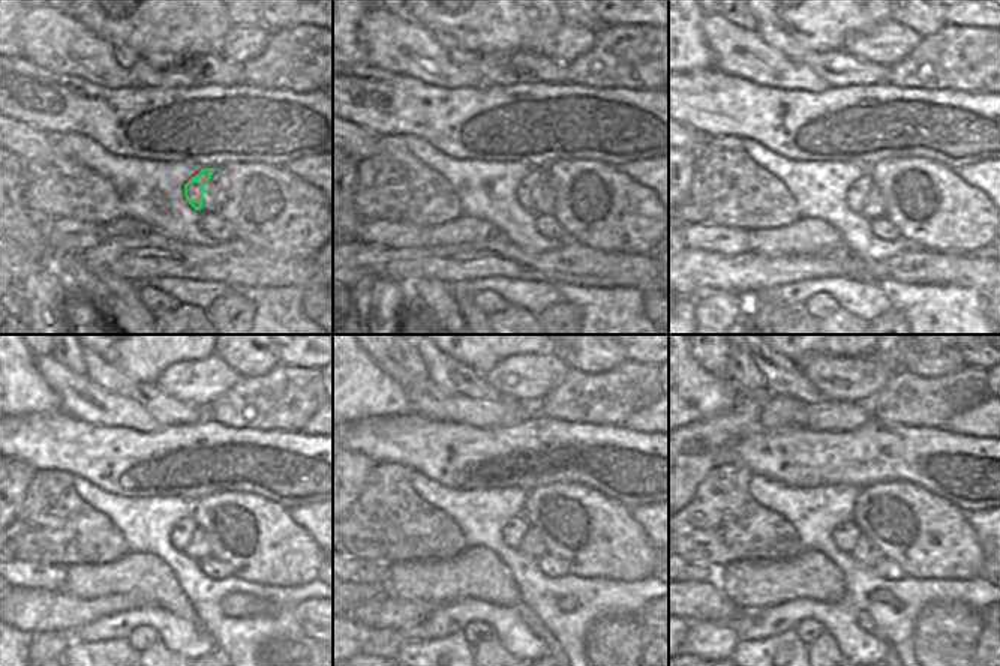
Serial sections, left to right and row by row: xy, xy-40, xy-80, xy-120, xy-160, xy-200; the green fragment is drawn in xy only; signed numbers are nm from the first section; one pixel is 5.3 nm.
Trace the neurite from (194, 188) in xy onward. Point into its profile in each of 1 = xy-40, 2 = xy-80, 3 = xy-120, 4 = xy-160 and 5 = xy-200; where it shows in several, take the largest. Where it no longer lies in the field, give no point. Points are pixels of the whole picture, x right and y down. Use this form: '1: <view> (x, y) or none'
1: xy-40 (525, 189)
2: xy-80 (858, 191)
3: xy-120 (180, 536)
4: xy-160 (513, 533)
5: xy-200 (846, 536)

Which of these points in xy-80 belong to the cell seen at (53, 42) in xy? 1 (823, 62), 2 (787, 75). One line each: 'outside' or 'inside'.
1: outside
2: inside

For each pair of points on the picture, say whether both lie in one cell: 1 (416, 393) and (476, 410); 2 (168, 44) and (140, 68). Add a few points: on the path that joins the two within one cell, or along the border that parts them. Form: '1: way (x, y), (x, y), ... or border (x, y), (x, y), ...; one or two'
1: way (431, 402), (461, 408); one
2: border (182, 59), (170, 65), (138, 59), (131, 69); two

